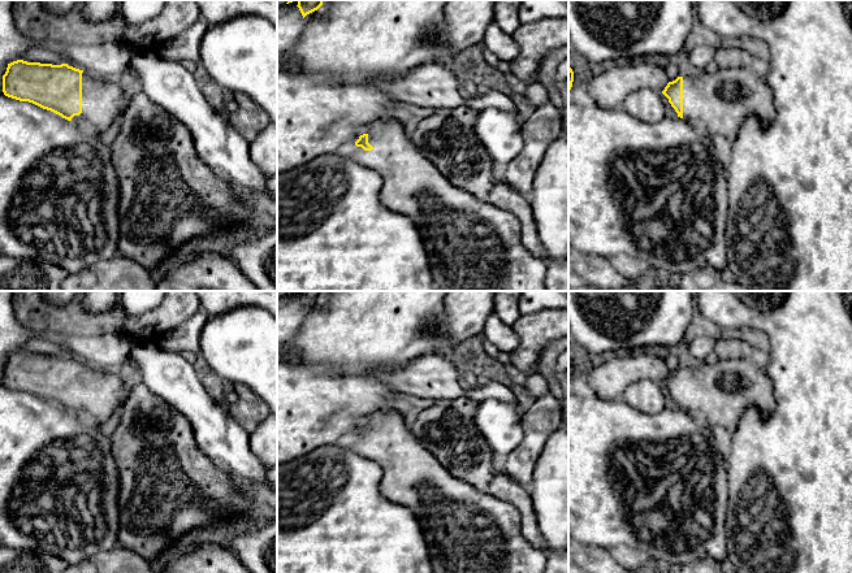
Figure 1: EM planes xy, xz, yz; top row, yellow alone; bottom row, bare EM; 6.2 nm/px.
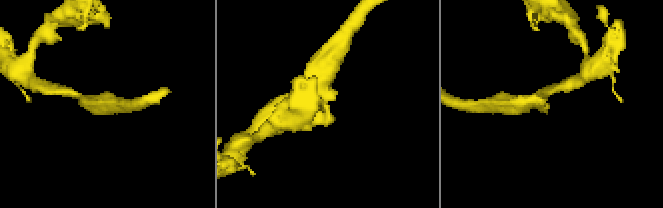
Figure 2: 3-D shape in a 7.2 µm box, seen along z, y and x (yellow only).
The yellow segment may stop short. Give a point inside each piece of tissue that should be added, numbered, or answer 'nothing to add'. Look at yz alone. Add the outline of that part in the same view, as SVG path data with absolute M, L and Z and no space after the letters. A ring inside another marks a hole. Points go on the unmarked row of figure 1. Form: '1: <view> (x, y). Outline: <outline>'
1: yz (718, 394). Outline: M757 356L751 359L719 359L715 364L700 363L683 368L683 411L699 417L709 427L723 427L731 435L748 405L757 407L764 414L775 408L774 387Z

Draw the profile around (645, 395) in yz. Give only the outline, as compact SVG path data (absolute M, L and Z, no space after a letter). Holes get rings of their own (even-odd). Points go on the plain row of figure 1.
M649 379L631 383L620 399L628 405L649 414L657 414L666 408L662 383Z

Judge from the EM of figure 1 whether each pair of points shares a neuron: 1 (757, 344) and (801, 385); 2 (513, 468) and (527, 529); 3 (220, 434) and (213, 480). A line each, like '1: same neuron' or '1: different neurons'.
1: different neurons
2: different neurons
3: different neurons

